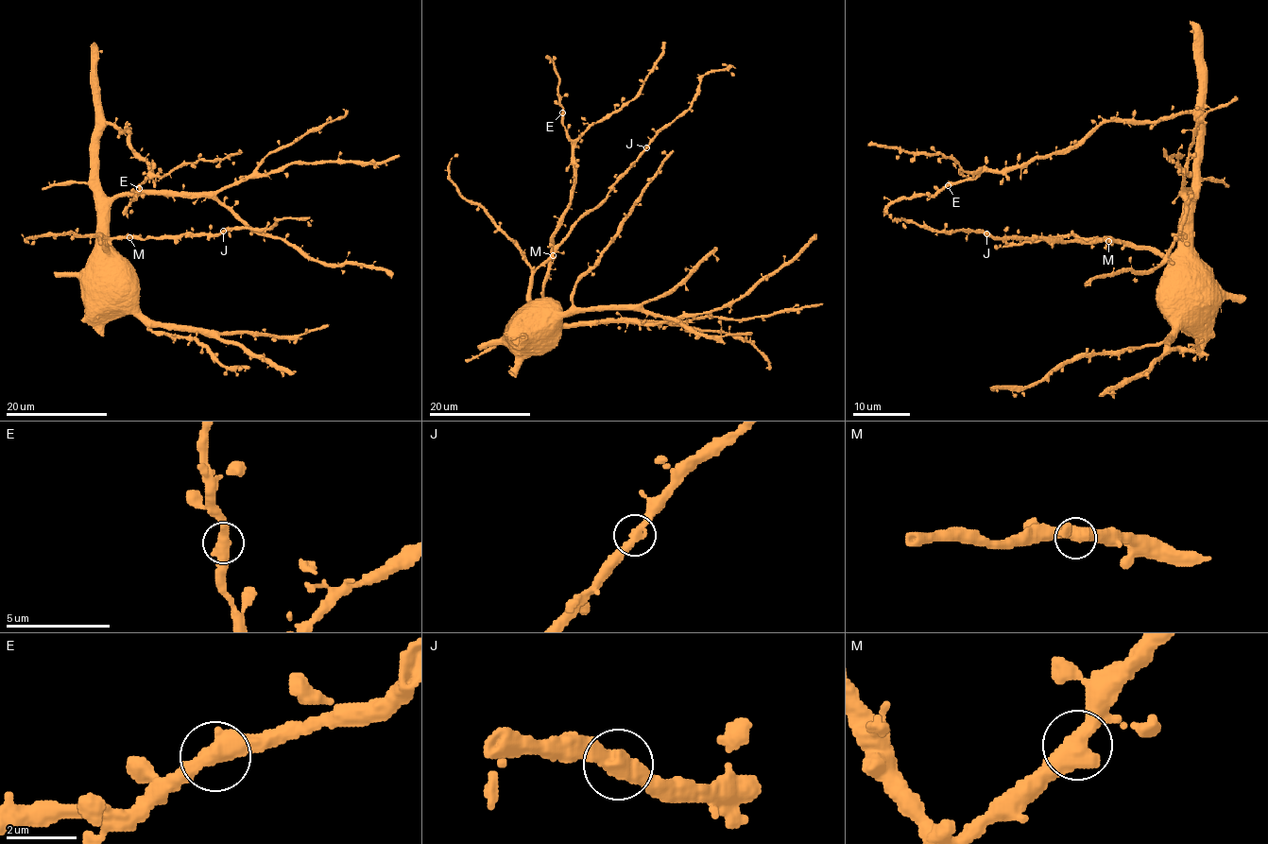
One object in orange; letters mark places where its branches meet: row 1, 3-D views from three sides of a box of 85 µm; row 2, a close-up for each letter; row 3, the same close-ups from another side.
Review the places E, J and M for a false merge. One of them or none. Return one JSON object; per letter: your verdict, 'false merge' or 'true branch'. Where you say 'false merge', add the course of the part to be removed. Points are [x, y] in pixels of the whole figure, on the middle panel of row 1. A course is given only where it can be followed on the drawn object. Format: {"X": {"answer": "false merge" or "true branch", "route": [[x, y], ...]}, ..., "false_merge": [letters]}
{"E": {"answer": "true branch"}, "J": {"answer": "true branch"}, "M": {"answer": "true branch"}, "false_merge": []}

